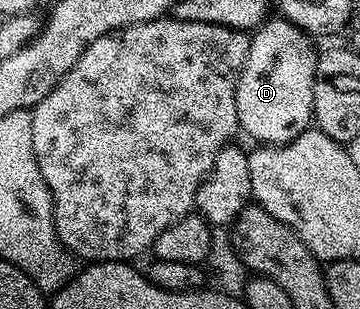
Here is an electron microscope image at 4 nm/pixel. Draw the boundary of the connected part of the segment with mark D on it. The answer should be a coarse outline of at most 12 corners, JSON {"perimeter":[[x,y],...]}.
{"perimeter":[[284,19],[250,36],[242,134],[286,145],[310,128],[314,38]]}

